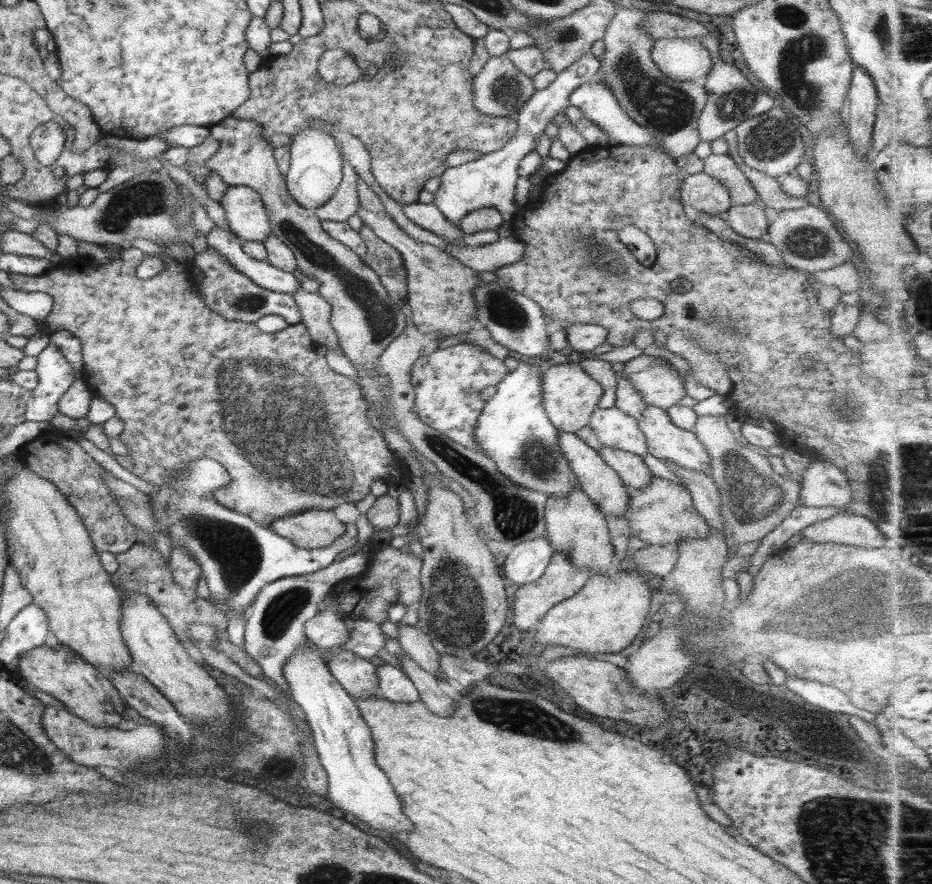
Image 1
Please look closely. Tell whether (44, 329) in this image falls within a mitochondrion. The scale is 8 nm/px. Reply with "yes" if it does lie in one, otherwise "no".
no

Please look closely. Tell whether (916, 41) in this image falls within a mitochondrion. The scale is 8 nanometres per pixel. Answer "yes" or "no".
yes

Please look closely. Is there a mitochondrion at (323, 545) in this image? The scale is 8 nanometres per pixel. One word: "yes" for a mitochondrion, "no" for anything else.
no

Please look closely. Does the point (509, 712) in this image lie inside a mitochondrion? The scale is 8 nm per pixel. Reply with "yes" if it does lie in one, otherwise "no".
yes

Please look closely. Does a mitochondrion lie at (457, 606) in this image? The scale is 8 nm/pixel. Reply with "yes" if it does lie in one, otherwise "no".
yes

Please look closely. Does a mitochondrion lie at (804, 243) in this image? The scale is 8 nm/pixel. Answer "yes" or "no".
yes

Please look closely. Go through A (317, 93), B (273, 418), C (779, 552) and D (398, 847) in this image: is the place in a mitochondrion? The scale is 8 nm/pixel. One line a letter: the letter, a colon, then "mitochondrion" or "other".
A: other
B: mitochondrion
C: other
D: other

